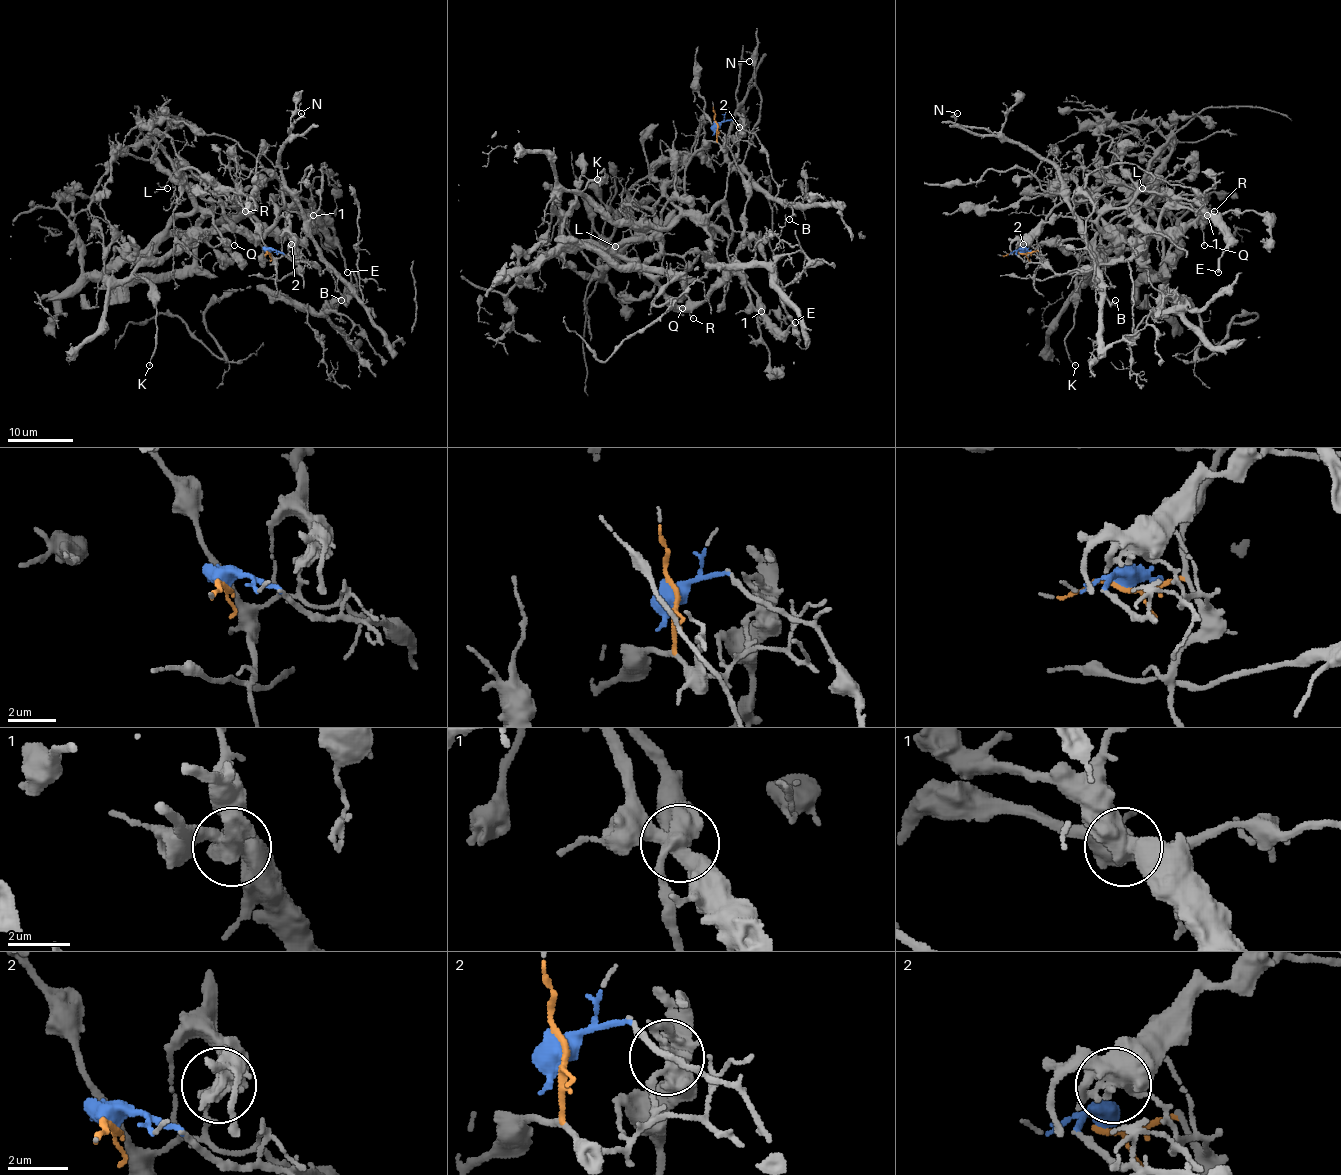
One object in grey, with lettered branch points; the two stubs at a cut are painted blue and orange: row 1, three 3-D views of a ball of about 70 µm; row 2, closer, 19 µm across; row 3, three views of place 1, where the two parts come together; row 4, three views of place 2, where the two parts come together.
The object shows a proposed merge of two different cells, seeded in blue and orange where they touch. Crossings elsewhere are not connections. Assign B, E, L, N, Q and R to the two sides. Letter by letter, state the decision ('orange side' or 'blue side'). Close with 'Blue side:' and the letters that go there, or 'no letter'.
B: blue side
E: orange side
L: orange side
N: blue side
Q: orange side
R: orange side
Blue side: B, N

